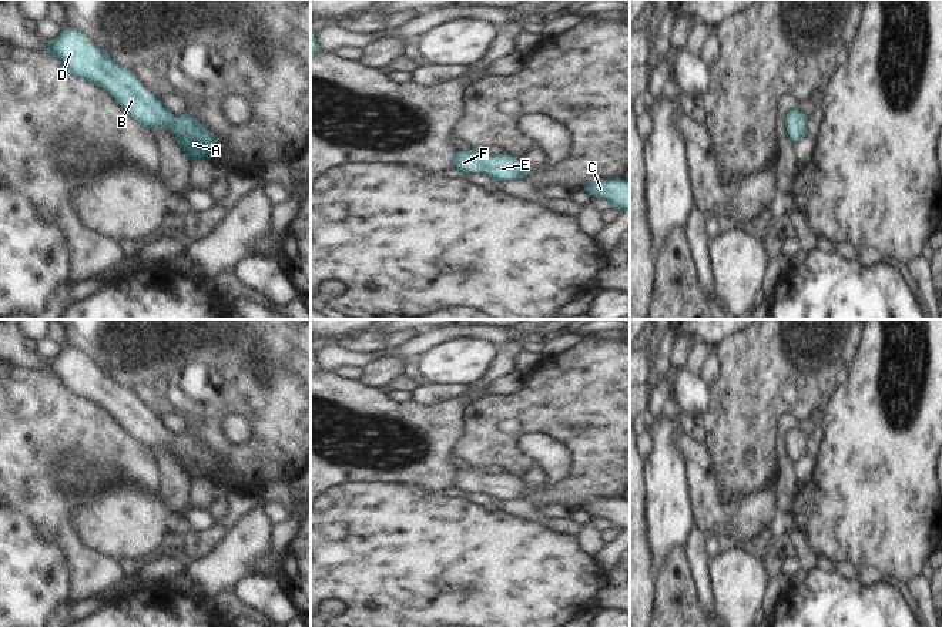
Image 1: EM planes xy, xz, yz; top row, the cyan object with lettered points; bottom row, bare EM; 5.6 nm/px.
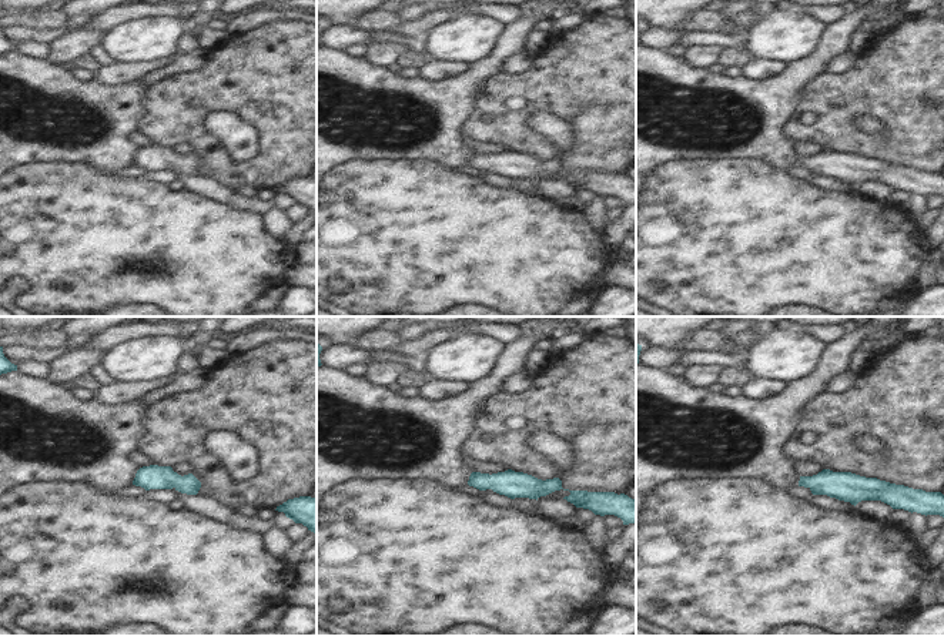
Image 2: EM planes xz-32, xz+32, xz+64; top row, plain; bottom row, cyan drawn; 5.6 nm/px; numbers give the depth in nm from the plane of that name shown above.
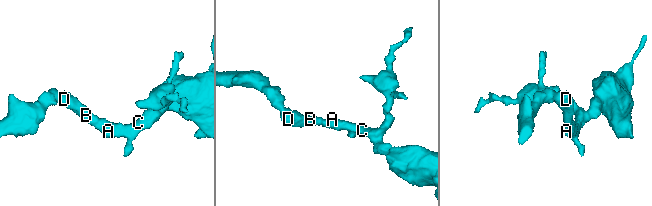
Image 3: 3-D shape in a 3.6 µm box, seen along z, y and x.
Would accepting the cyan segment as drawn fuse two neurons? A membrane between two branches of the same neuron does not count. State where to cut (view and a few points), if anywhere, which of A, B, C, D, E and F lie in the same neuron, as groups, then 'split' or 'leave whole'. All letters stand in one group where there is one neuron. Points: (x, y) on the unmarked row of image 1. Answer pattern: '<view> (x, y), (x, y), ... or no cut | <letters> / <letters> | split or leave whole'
no cut | A B C D E F | leave whole

